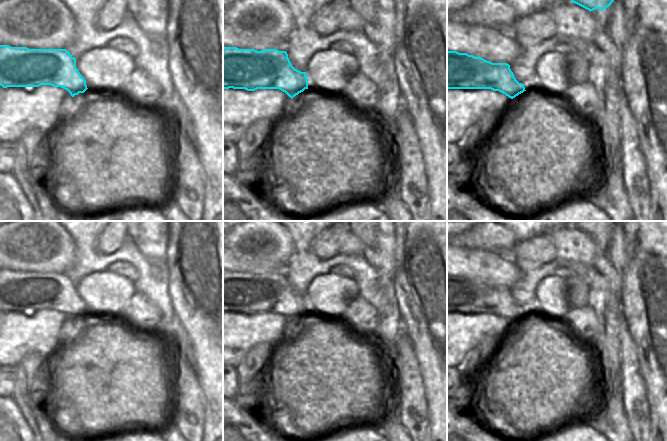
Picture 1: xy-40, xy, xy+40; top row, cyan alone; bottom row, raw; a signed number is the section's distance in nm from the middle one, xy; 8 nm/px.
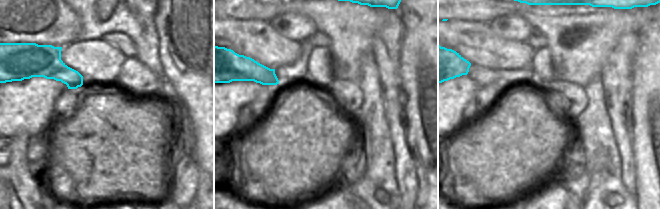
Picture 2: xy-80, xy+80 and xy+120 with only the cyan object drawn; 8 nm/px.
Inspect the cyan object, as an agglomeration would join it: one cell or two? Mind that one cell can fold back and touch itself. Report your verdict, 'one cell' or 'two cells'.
two cells

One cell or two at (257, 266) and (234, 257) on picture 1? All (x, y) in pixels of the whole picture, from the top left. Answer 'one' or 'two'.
one

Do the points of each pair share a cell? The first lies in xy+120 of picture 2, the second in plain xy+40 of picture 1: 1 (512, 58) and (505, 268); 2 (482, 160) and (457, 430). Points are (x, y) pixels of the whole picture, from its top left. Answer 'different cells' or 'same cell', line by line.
1: same cell
2: different cells

